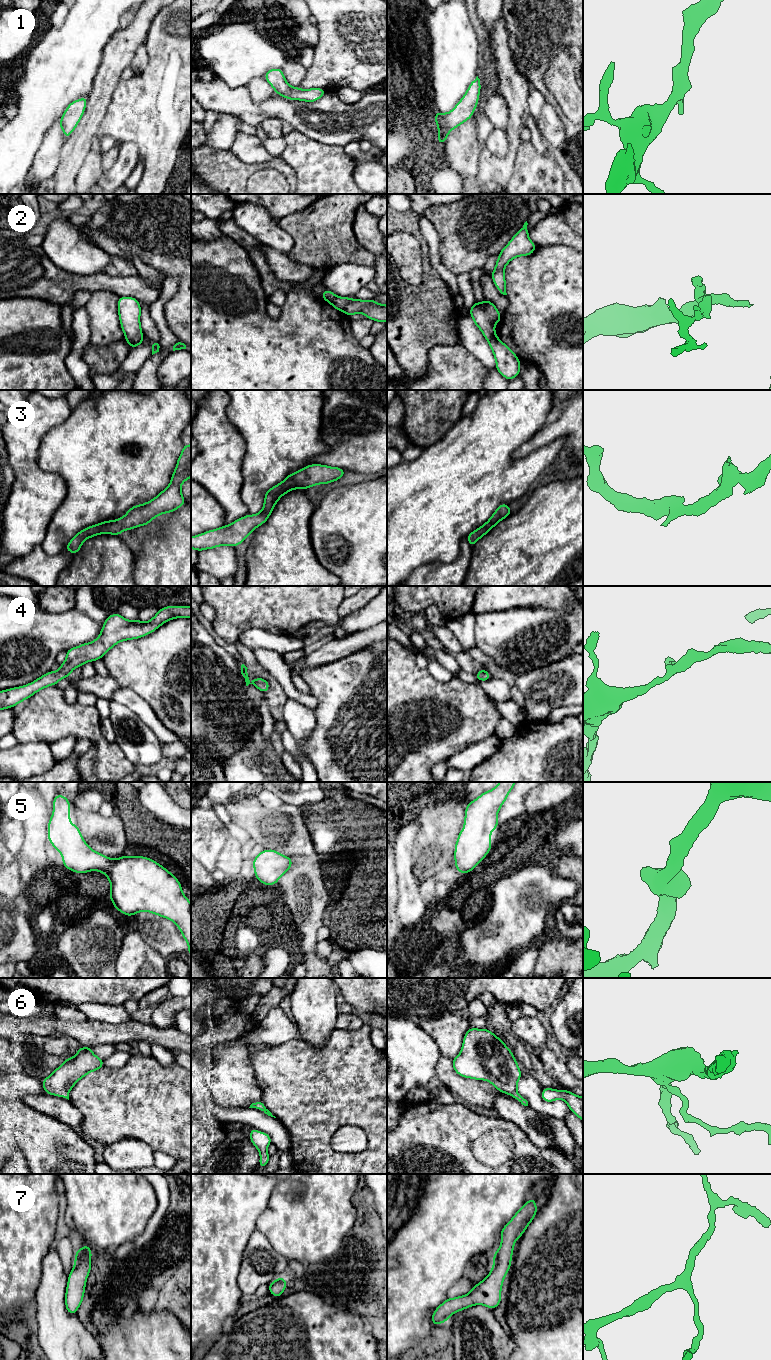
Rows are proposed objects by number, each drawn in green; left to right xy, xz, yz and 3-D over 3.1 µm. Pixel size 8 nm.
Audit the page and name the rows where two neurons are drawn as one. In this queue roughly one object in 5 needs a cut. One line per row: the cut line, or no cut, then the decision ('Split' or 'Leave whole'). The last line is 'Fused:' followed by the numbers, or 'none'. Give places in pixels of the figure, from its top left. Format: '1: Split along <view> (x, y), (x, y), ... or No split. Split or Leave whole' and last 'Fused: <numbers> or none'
1: No split. Leave whole
2: Split along xz (335, 295), (326, 300). Split
3: No split. Leave whole
4: No split. Leave whole
5: No split. Leave whole
6: No split. Leave whole
7: No split. Leave whole
Fused: 2

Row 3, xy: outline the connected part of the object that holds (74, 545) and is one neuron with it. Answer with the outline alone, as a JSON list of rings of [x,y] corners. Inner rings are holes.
[[[187,443],[183,446],[171,477],[171,482],[166,489],[151,501],[142,505],[134,505],[123,517],[117,520],[109,520],[84,528],[71,539],[65,549],[75,555],[81,549],[82,543],[88,538],[99,534],[120,536],[124,530],[132,530],[138,526],[145,526],[156,516],[171,513],[184,506],[185,499],[181,493],[181,485],[190,477],[191,445]]]

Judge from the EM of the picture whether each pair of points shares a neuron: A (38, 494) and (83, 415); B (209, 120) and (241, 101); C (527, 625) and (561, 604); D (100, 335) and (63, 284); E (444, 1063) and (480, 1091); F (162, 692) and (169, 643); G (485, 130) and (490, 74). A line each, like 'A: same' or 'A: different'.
A: different
B: different
C: different
D: different
E: same
F: same
G: same

